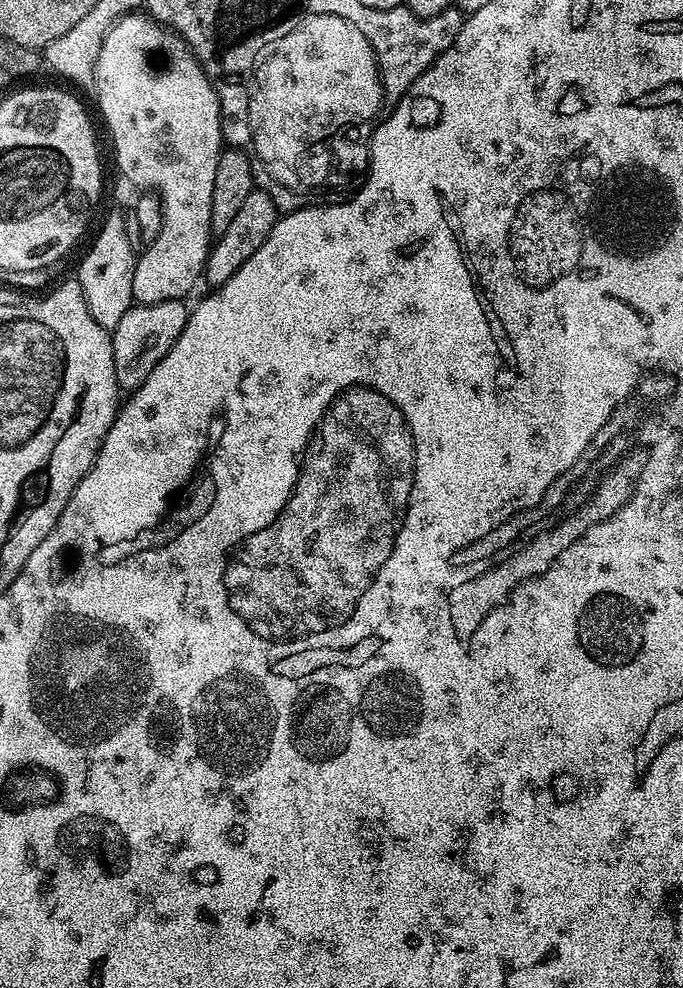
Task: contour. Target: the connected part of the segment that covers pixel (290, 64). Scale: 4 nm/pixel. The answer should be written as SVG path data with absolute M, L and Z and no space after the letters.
M305 15L292 27L290 34L275 40L263 53L255 76L256 85L251 85L248 102L252 127L251 147L256 148L255 159L260 159L259 163L267 168L271 176L278 178L278 182L287 180L288 184L292 184L292 163L312 140L320 139L329 129L344 124L344 121L368 116L373 102L385 102L379 96L379 92L384 89L380 84L380 67L376 64L376 55L370 42L366 42L366 34L362 34L362 30L341 16Z

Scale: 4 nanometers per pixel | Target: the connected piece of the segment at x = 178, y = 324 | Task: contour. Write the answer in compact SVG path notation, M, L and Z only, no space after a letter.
M167 300L153 304L133 303L132 308L122 314L122 322L111 329L116 383L125 393L131 394L138 386L142 386L142 382L150 378L150 370L154 370L154 366L158 366L162 358L166 358L174 342L178 342L188 321L190 308L186 305L184 300Z

